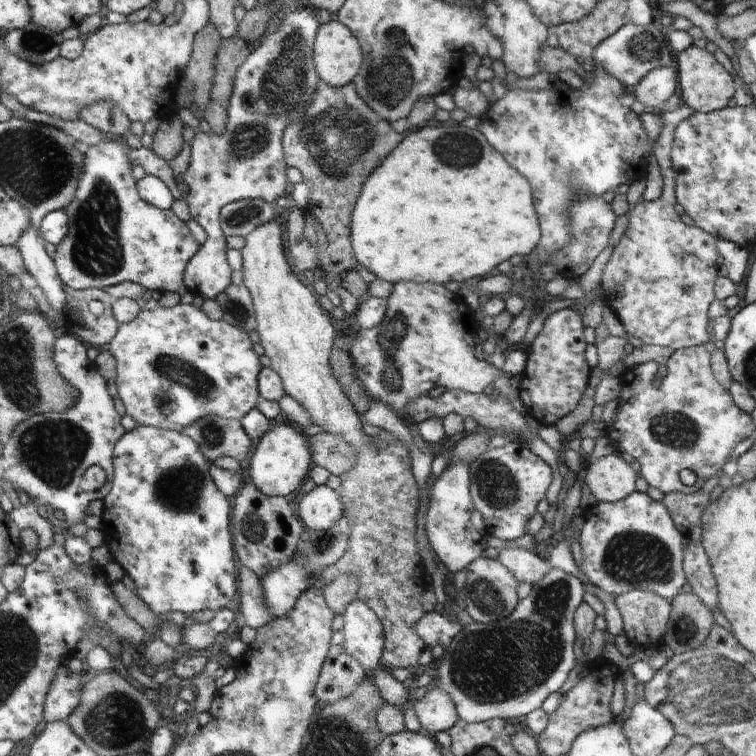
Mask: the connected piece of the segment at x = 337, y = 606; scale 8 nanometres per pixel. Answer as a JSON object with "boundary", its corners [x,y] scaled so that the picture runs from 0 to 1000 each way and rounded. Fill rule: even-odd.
{"boundary":[[[444,758],[442,767],[427,776],[431,799],[443,813],[454,812],[458,803],[472,790],[474,780],[478,779],[468,759],[450,758]]]}

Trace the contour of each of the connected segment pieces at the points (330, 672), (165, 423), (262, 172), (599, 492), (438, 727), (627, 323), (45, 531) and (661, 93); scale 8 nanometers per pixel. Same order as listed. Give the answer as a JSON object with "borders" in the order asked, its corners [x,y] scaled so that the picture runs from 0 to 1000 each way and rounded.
{"borders":[[[[451,835],[442,836],[440,854],[430,873],[415,921],[429,931],[442,931],[463,921],[484,896],[484,888],[455,857]]],[[[241,402],[228,406],[217,407],[217,405],[209,405],[206,410],[190,410],[188,409],[187,417],[183,418],[177,426],[172,429],[160,429],[156,444],[144,455],[146,464],[155,476],[155,499],[153,507],[156,511],[157,524],[165,534],[168,548],[177,552],[177,556],[183,556],[183,561],[193,563],[206,563],[214,567],[228,567],[239,573],[243,573],[254,561],[272,553],[272,550],[294,550],[299,554],[323,554],[331,544],[344,533],[344,521],[341,508],[339,508],[339,500],[344,495],[344,476],[341,471],[336,468],[333,463],[333,452],[328,447],[328,442],[320,437],[320,433],[302,429],[296,422],[283,423],[278,421],[269,406],[255,405],[253,402]]],[[[415,9],[389,11],[377,17],[362,42],[341,63],[332,67],[311,98],[307,127],[299,151],[299,167],[294,177],[265,175],[253,188],[253,214],[243,231],[250,247],[249,267],[253,283],[275,307],[275,320],[251,345],[246,358],[246,380],[261,392],[275,396],[288,394],[304,378],[307,357],[299,339],[299,313],[294,307],[294,274],[320,263],[347,263],[361,267],[378,254],[378,216],[373,209],[373,180],[376,172],[402,151],[421,116],[418,78],[414,58],[421,42],[421,24]]],[[[811,598],[775,615],[774,638],[791,663],[813,665],[841,648],[841,624]]],[[[575,905],[566,910],[557,926],[549,930],[548,942],[553,947],[557,963],[566,971],[591,967],[606,955],[603,934],[593,915]]],[[[902,139],[888,148],[876,149],[878,165],[864,196],[877,231],[877,254],[870,265],[853,266],[848,262],[831,280],[831,300],[812,325],[794,373],[799,384],[799,402],[823,427],[827,442],[847,447],[852,455],[884,458],[893,464],[946,451],[944,422],[939,421],[939,407],[950,402],[948,369],[956,366],[952,362],[955,337],[947,327],[950,312],[934,307],[930,302],[914,300],[907,296],[907,291],[902,291],[902,280],[897,280],[897,234],[892,228],[889,188],[898,161],[902,161],[902,156],[910,156],[915,148],[910,140]]],[[[29,659],[29,667],[19,673],[15,679],[21,693],[26,697],[28,704],[32,701],[48,701],[53,709],[53,726],[66,725],[71,716],[71,701],[69,692],[63,687],[53,683],[50,677],[50,664],[45,659]]],[[[884,85],[860,94],[841,112],[840,127],[853,140],[869,143],[881,135],[894,119],[894,86]]]]}

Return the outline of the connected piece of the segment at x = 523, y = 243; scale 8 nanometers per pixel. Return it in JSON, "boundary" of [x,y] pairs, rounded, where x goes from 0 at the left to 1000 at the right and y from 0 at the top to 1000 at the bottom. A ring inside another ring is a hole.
{"boundary":[[[597,160],[583,163],[582,167],[561,165],[556,169],[541,172],[525,196],[521,196],[521,200],[509,212],[505,212],[505,216],[499,222],[495,222],[493,230],[483,238],[463,288],[466,288],[463,291],[463,323],[466,323],[472,349],[478,349],[481,357],[487,357],[495,365],[500,365],[504,370],[519,373],[519,376],[529,374],[530,372],[590,376],[595,370],[616,373],[622,368],[638,368],[648,357],[653,357],[661,347],[675,344],[680,336],[696,343],[704,331],[710,328],[710,323],[716,317],[716,298],[705,271],[705,250],[700,238],[696,238],[696,234],[690,233],[689,228],[685,228],[643,185],[635,172],[620,171],[608,163]]]}

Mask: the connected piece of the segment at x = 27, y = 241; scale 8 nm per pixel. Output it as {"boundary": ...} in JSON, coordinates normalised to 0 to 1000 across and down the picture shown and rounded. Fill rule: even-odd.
{"boundary":[[[42,296],[42,302],[29,312],[24,328],[29,332],[40,362],[45,362],[50,378],[66,394],[66,402],[71,402],[71,410],[83,413],[87,407],[86,373],[79,365],[74,344],[61,331],[61,319],[54,304]]]}

